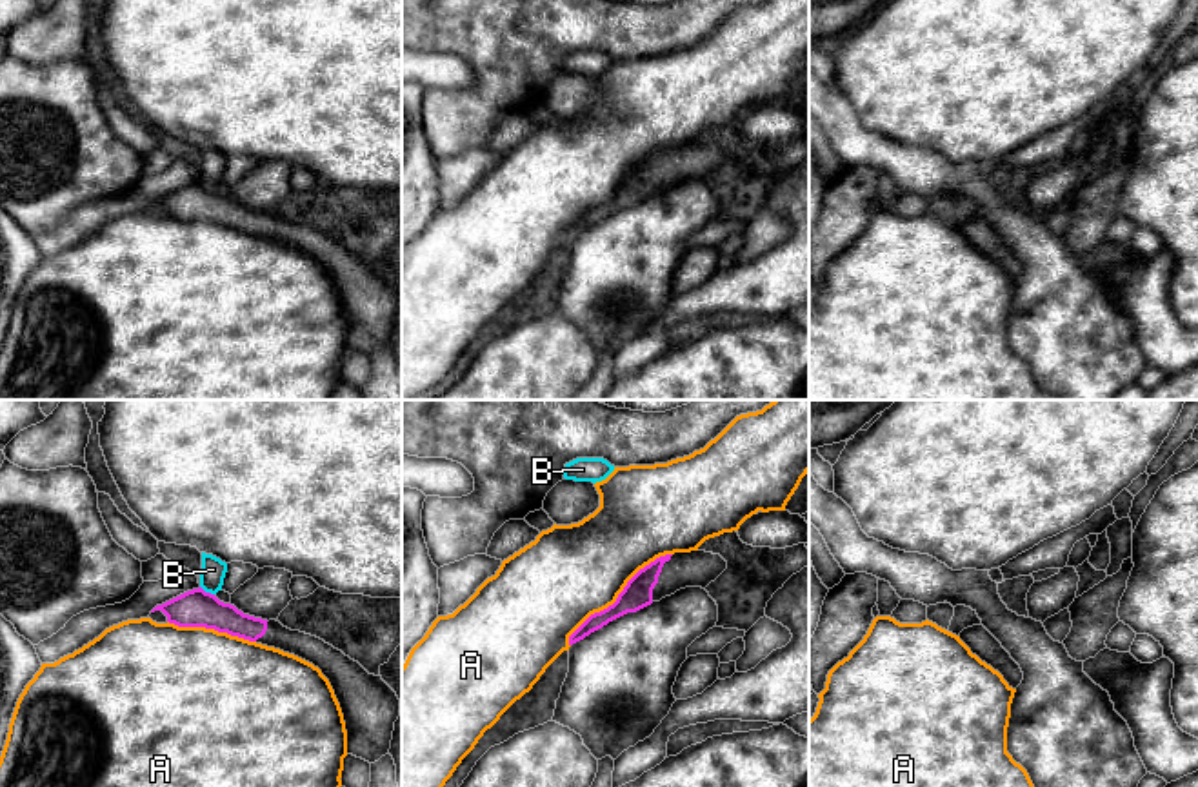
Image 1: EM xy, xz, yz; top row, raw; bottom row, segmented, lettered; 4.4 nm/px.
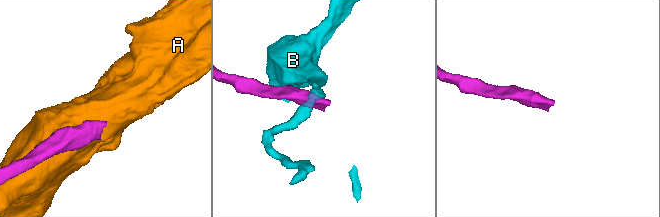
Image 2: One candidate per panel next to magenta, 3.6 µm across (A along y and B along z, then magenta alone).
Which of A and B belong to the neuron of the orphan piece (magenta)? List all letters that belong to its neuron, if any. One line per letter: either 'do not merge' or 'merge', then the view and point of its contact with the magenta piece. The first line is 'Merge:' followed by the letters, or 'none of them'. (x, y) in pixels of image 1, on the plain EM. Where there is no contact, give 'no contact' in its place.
Merge: none of them
A: do not merge; meets magenta in xz at (618, 189)
B: do not merge; meets magenta in xy at (208, 186)

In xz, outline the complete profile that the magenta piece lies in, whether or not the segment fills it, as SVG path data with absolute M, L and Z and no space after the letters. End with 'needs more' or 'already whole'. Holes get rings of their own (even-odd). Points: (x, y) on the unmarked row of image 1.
M705 144L665 147L640 162L607 202L591 207L571 229L569 238L584 233L609 214L636 205L685 180L705 182L727 162L720 147Z; needs more

